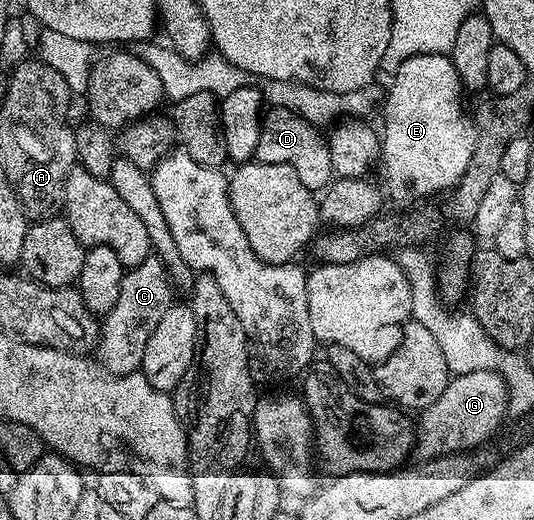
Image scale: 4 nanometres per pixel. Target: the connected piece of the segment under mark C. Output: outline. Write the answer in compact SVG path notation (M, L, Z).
M152 254L136 268L123 273L121 294L113 310L102 317L97 345L97 363L108 376L134 376L143 367L145 346L149 346L149 334L157 330L157 322L173 306L173 289L167 276L167 267Z

